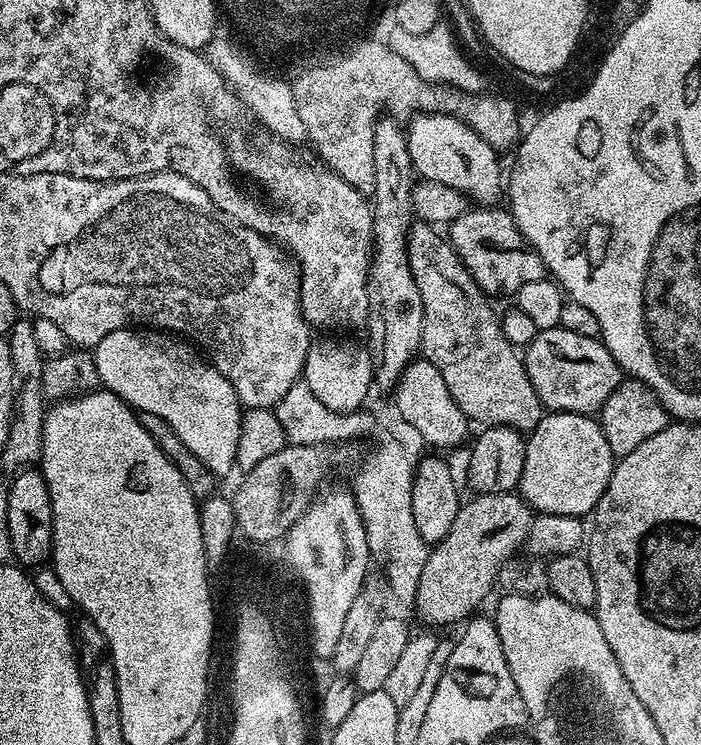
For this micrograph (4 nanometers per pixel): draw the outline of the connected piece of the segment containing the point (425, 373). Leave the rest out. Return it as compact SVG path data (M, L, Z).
M416 358L406 366L406 370L400 375L400 381L396 383L394 395L396 395L397 414L426 443L433 444L436 448L451 450L461 447L469 439L468 416L462 412L457 402L451 397L446 388L445 379L442 378L437 367L432 366L428 360Z

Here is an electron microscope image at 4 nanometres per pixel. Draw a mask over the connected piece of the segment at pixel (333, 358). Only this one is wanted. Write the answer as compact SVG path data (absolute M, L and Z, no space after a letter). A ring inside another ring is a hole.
M317 337L308 347L302 378L316 398L334 412L359 411L374 386L374 358L362 345L348 338Z

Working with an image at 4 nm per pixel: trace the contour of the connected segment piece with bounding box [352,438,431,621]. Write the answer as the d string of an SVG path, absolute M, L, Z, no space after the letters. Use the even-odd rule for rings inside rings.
M384 438L363 462L356 474L355 486L352 486L366 530L369 555L374 558L383 556L388 560L386 576L389 589L381 615L399 621L409 621L415 613L418 579L431 552L431 547L414 523L412 486L419 460L420 453L416 449L394 438Z

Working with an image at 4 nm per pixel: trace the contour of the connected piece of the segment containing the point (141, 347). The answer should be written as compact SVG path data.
M133 326L106 334L106 338L96 344L94 355L100 383L107 391L121 396L137 413L158 414L158 418L170 422L170 430L174 430L174 434L186 442L187 448L217 478L224 478L234 472L242 405L231 382L218 369L213 368L191 343L164 330L145 330Z

